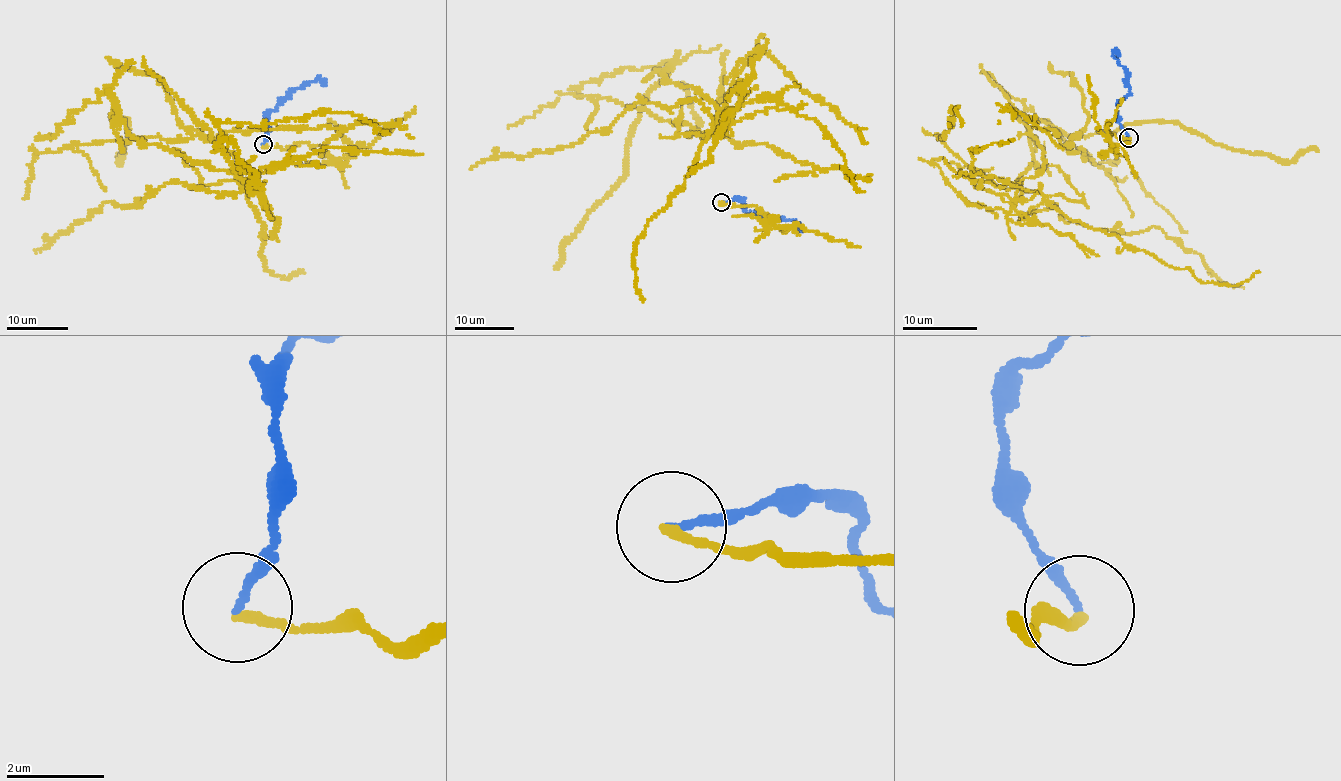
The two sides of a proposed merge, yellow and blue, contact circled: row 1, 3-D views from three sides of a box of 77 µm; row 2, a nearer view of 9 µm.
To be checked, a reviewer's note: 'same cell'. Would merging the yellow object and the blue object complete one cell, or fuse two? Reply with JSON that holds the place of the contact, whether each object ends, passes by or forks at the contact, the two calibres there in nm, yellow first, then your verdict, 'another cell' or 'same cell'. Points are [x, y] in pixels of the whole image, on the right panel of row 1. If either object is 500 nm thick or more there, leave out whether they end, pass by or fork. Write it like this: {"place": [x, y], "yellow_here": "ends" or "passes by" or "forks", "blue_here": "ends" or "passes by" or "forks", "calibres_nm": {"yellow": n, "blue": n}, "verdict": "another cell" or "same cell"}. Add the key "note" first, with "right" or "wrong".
{"note": "wrong", "place": [1129, 137], "yellow_here": "ends", "blue_here": "ends", "calibres_nm": {"yellow": 190, "blue": 170}, "verdict": "another cell"}

